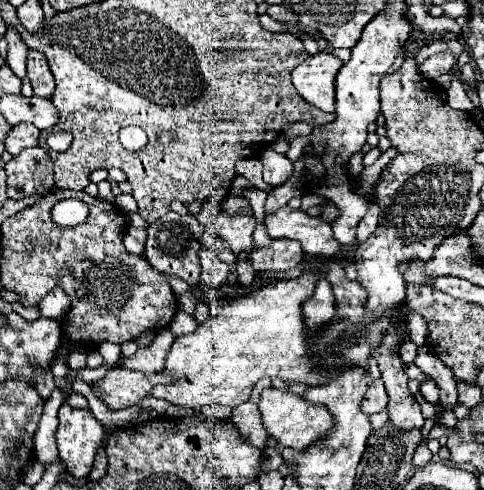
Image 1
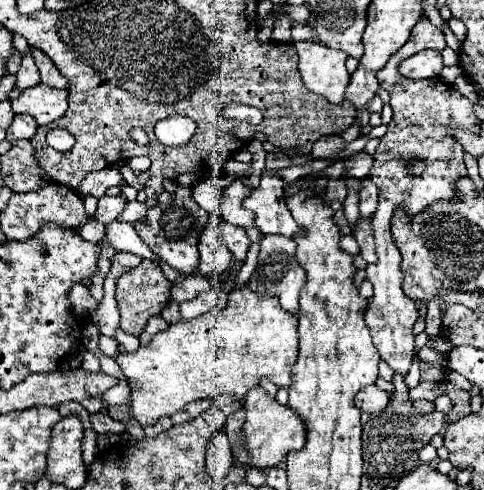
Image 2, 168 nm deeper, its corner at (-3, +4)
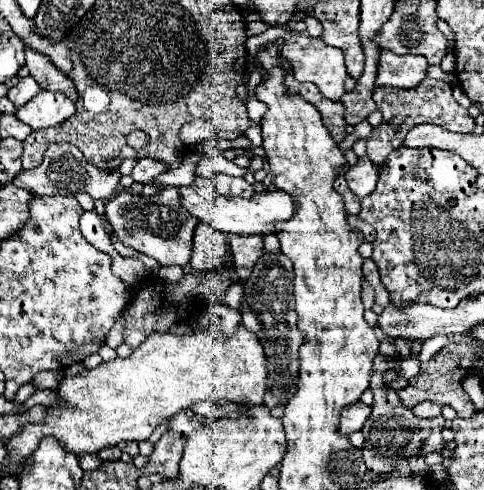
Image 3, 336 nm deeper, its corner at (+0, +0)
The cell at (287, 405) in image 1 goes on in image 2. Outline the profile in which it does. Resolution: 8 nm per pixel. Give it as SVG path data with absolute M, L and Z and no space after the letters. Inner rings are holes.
M256 386L246 394L246 422L244 422L244 436L246 436L246 448L250 448L252 466L256 468L272 468L276 466L288 452L300 450L306 444L306 426L298 412L294 412L286 404L278 404L274 396L270 396L264 388Z

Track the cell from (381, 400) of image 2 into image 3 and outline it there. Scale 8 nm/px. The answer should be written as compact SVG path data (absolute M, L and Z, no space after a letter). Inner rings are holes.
M355 402L347 408L341 410L341 420L339 420L339 432L343 434L351 434L351 432L357 432L363 428L365 420L369 418L371 414L371 406L365 406L361 402Z

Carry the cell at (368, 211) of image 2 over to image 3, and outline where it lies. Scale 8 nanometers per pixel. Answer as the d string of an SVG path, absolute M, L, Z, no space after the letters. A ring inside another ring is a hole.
M367 154L359 156L357 164L345 172L345 180L347 180L351 192L357 194L359 198L365 198L375 190L377 178L379 178L379 168L371 162L371 158Z

